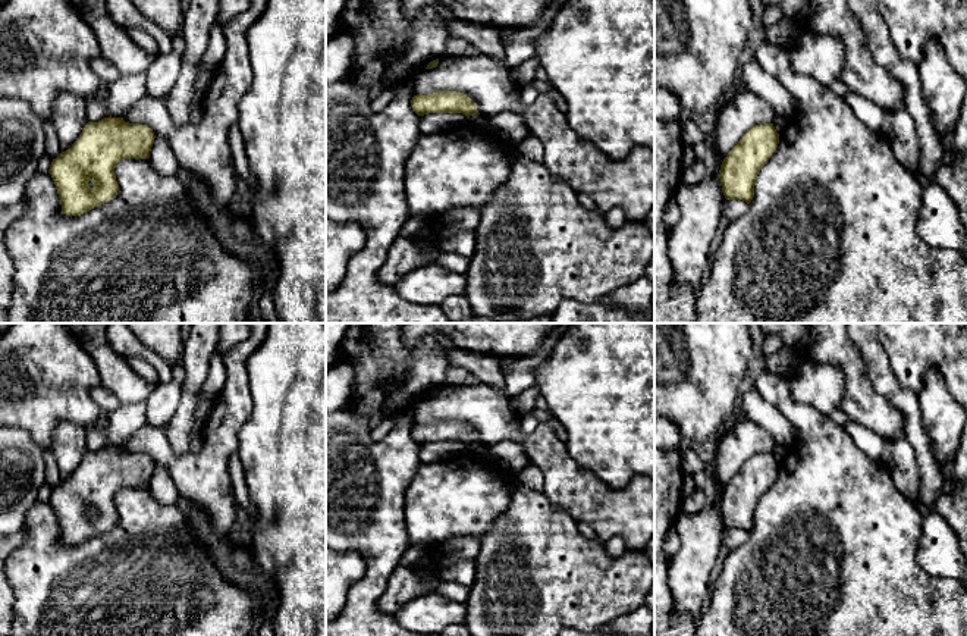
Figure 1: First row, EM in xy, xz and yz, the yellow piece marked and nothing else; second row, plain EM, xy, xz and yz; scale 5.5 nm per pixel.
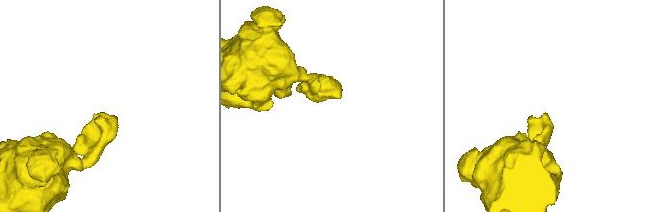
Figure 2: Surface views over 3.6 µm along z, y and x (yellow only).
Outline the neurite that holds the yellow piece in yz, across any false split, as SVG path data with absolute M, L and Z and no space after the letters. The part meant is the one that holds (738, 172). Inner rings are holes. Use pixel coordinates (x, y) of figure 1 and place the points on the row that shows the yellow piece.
M773 123L756 125L738 141L723 159L719 170L726 200L751 203L759 170L776 151L778 144L779 134Z

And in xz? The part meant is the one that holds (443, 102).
M456 91L417 94L412 97L411 106L418 116L428 113L462 113L468 118L480 115L475 103L467 94Z

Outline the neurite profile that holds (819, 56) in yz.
M798 22L795 43L789 48L791 69L831 85L844 69L844 44L833 35L819 35L807 24Z

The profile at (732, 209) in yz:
M726 200L723 206L723 217L729 222L742 216L748 209L748 204L742 200Z

